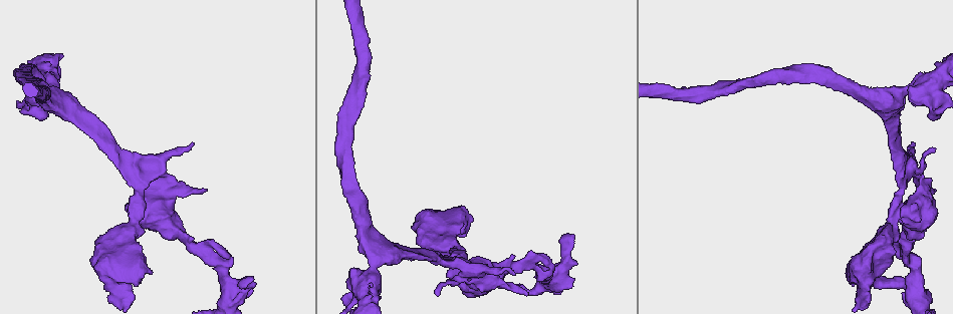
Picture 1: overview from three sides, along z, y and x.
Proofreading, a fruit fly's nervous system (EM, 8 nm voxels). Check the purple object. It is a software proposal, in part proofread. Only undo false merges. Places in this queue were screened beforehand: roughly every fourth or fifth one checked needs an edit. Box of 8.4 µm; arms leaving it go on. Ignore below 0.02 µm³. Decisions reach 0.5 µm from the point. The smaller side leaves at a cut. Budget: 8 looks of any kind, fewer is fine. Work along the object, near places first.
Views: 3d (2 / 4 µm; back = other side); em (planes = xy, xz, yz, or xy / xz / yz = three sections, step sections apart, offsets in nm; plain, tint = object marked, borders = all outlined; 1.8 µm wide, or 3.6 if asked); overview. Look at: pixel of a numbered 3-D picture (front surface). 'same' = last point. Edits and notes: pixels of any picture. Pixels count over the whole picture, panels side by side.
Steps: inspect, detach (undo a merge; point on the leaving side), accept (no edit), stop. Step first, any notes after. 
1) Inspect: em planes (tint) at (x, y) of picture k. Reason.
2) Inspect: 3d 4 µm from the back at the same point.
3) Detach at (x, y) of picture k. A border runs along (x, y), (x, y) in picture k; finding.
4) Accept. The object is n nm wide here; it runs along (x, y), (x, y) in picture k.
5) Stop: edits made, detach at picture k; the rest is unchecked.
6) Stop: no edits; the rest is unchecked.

Inspect: em planes (tint) at (233, 293) of picture 1. Looks like a crossing.

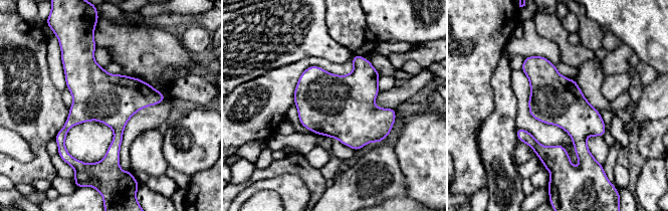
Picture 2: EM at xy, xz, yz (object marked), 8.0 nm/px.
Accept. One cell here.

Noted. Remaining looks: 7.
Inspect: em 3.6 µm yz step 16 (tint) at (123, 272) of picture 1. Arms run side by side.

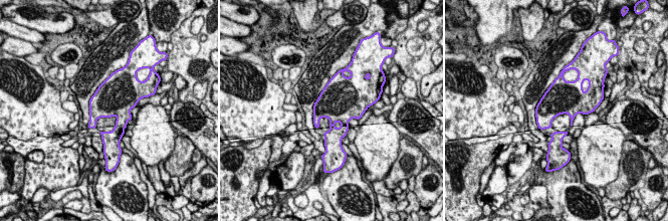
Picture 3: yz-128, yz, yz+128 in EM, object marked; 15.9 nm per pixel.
Inspect: em 3.6 µm planes (borders) at the same point.

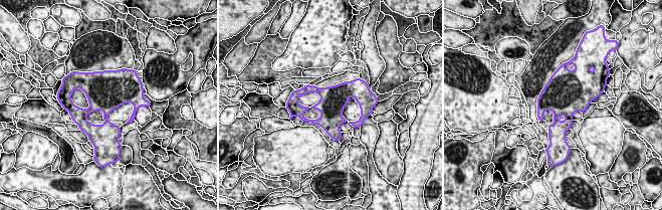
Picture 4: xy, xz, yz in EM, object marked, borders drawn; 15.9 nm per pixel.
Accept. All the same cell.

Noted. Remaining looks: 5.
Inspect: em 3.6 µm planes (plain) at (913, 212) of picture 1.

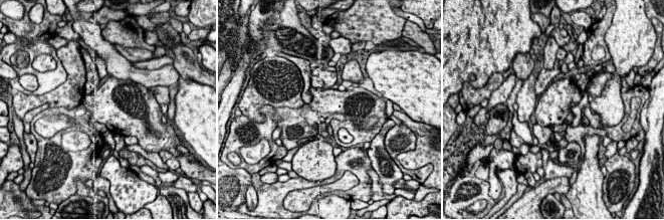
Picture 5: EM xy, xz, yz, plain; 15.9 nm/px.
Inspect: em 3.6 µm planes (tint) at the same point. With the object marked.

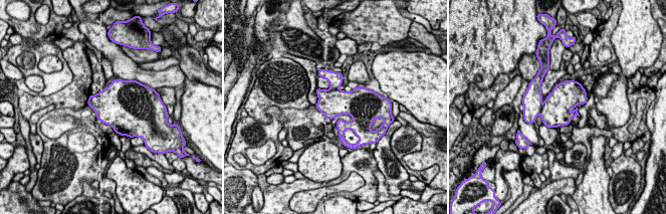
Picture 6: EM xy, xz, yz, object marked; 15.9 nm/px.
Accept. All the same cell.

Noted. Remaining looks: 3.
Stop: no edits; the rest is unchecked.

